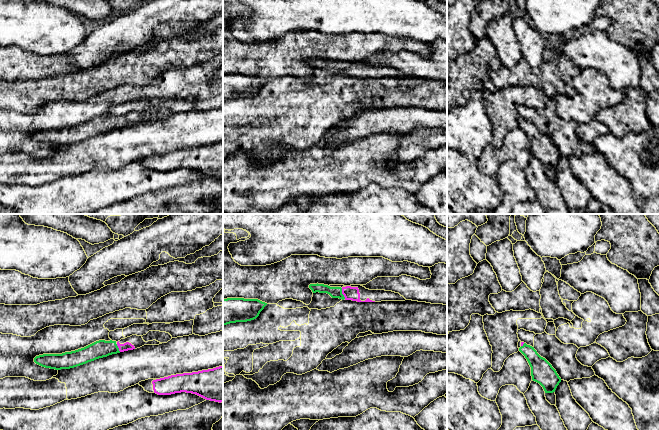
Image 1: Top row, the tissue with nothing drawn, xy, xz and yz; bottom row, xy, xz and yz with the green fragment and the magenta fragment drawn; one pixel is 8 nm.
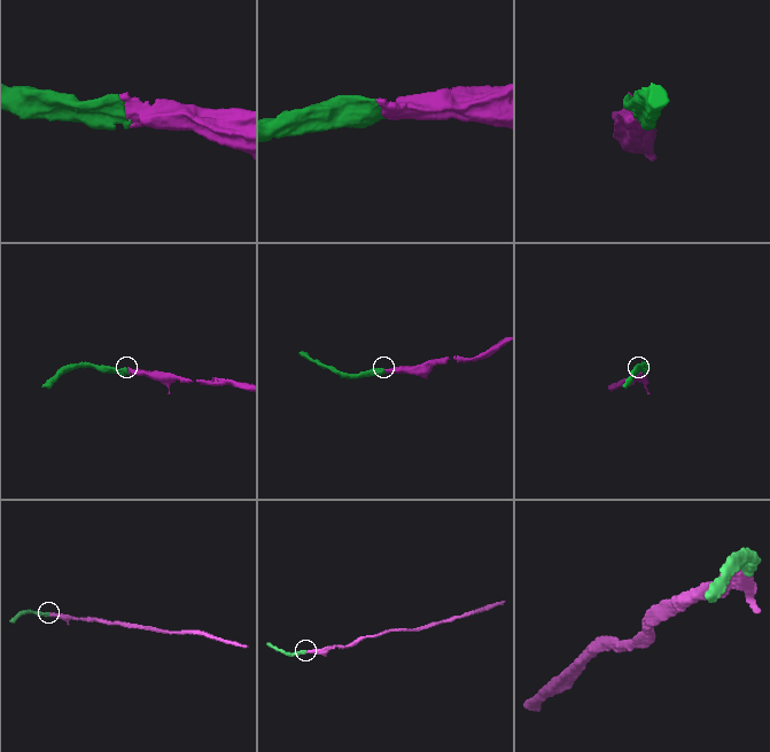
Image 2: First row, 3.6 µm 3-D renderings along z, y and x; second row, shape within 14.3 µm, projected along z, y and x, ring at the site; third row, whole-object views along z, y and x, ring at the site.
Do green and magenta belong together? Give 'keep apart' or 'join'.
join

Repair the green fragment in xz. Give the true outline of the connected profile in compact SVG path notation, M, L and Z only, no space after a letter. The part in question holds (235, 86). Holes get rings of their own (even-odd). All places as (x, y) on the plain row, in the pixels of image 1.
M223 75L223 101L254 96L266 81L258 75Z

